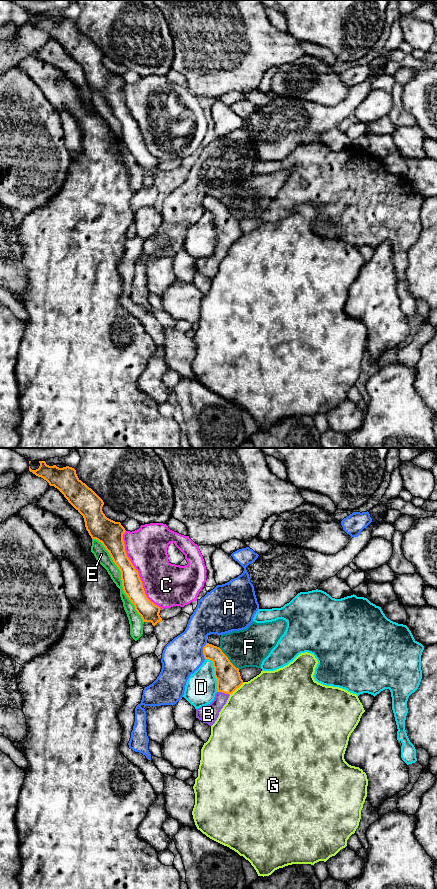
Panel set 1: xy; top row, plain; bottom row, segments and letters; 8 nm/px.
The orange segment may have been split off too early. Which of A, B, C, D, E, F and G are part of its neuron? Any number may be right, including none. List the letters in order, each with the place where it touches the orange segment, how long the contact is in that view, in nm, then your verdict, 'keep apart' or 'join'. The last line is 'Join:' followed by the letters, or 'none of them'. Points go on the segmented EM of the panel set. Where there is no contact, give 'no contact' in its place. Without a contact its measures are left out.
A: xy (203, 650) | 140 nm | keep apart
B: xy (223, 692) | 110 nm | join
C: xy (137, 571) | 700 nm | keep apart
D: xy (214, 673) | 280 nm | keep apart
E: xy (121, 578) | 800 nm | keep apart
F: xy (228, 659) | 260 nm | keep apart
G: xy (236, 688) | 160 nm | keep apart
Join: B

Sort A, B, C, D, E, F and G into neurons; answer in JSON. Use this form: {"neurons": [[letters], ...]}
{"neurons": [["A"], ["B"], ["C"], ["D"], ["E"], ["F"], ["G"]]}

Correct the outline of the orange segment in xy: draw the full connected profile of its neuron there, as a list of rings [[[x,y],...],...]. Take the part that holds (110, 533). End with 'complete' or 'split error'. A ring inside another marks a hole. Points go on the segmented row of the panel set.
[[[45,461],[39,463],[38,469],[32,470],[29,466],[29,471],[57,488],[83,516],[91,538],[102,543],[120,570],[123,591],[143,622],[151,622],[155,626],[162,621],[159,615],[160,607],[147,598],[138,571],[127,557],[123,541],[125,528],[120,522],[105,516],[102,511],[103,500],[78,478],[74,468],[49,466]]] | complete

